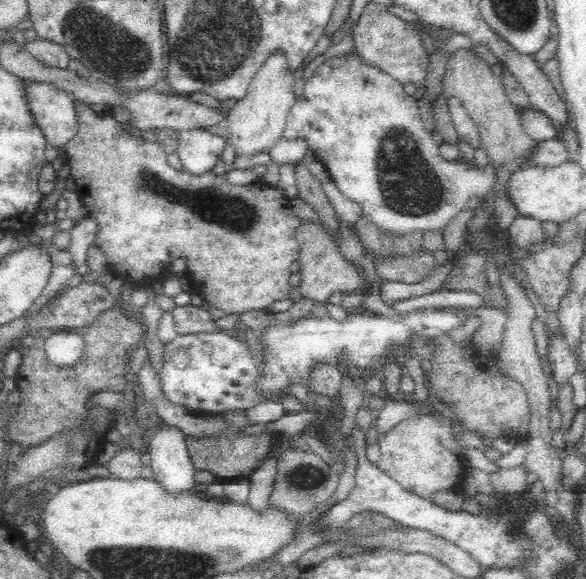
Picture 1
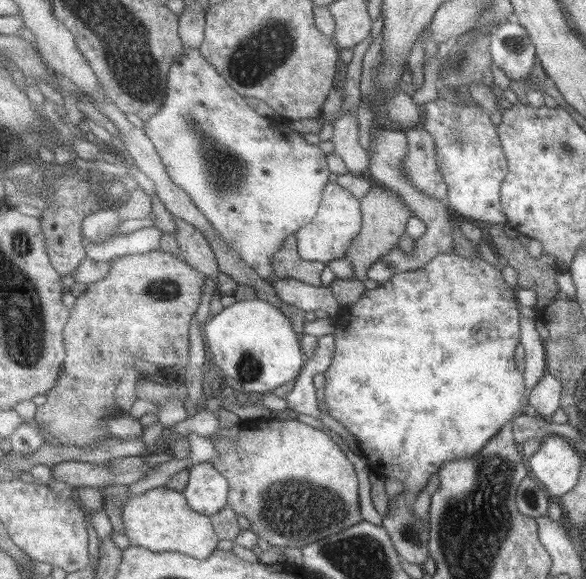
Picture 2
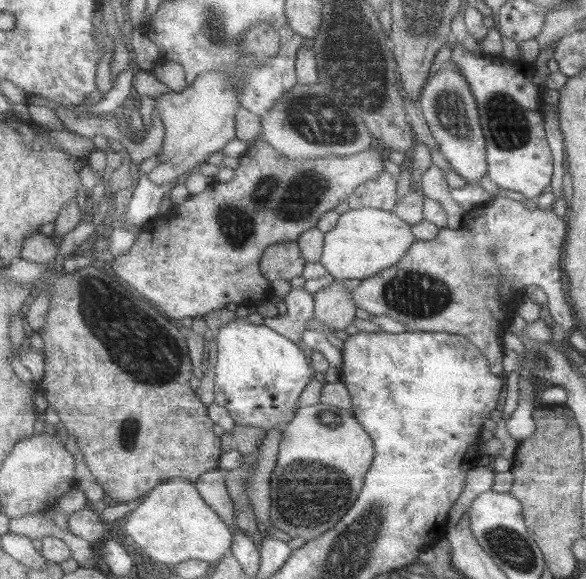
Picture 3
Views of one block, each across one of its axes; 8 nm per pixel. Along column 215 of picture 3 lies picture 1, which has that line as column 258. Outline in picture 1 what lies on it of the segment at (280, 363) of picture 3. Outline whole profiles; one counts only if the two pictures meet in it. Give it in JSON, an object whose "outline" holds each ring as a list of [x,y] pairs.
{"outline":[[[430,308],[430,312],[426,312],[426,314],[422,314],[421,312],[417,312],[417,310],[412,311],[411,313],[404,314],[400,320],[390,319],[386,316],[362,316],[360,314],[354,316],[350,315],[346,322],[340,323],[334,319],[332,320],[318,320],[317,318],[312,318],[309,315],[302,318],[301,320],[296,321],[296,323],[292,323],[291,325],[275,325],[271,326],[269,329],[266,329],[264,332],[264,341],[266,341],[266,345],[268,345],[268,352],[264,352],[263,356],[265,357],[264,363],[266,364],[263,368],[265,375],[263,377],[258,378],[258,367],[253,360],[253,356],[250,353],[249,348],[245,345],[244,338],[240,338],[242,342],[238,342],[238,337],[230,336],[230,335],[222,335],[222,334],[207,334],[207,333],[199,333],[199,334],[190,334],[187,336],[177,336],[172,342],[166,344],[165,346],[165,354],[164,354],[164,363],[165,370],[160,372],[161,383],[163,384],[164,389],[166,389],[166,393],[174,400],[177,404],[182,405],[186,408],[200,408],[201,410],[230,410],[230,408],[252,408],[252,406],[256,406],[261,400],[258,397],[258,390],[263,390],[265,394],[267,394],[267,399],[273,399],[274,393],[281,391],[282,389],[288,389],[289,379],[290,381],[294,381],[297,383],[302,383],[303,379],[308,379],[308,370],[310,370],[310,366],[312,366],[312,362],[314,360],[327,360],[328,362],[333,362],[333,364],[337,364],[338,361],[350,361],[353,366],[356,366],[360,370],[365,370],[368,372],[376,371],[377,366],[384,360],[384,356],[386,356],[386,352],[388,352],[388,348],[390,348],[390,344],[399,344],[401,349],[403,347],[408,346],[410,343],[410,337],[412,337],[415,333],[416,335],[424,335],[425,337],[434,339],[436,336],[446,334],[448,336],[448,332],[450,329],[458,328],[458,326],[462,326],[462,323],[465,319],[457,316],[456,314],[451,314],[450,312],[444,311],[441,308]]]}

